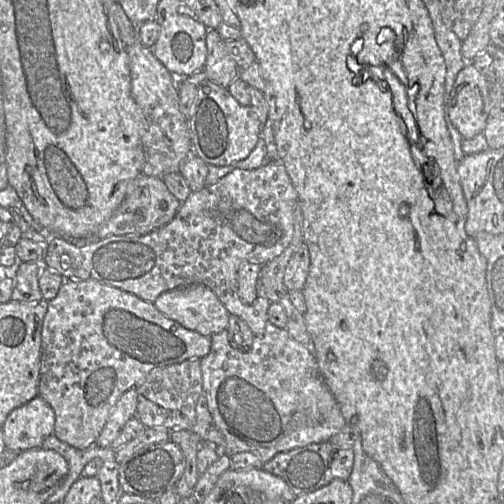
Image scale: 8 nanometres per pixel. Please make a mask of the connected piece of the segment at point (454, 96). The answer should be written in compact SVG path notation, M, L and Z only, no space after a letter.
M472 63L458 73L450 98L449 116L462 138L484 133L490 112L488 82Z

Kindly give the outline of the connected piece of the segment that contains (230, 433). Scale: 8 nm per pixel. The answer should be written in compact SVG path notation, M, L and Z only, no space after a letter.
M268 321L264 334L254 336L249 350L234 349L228 340L228 330L210 338L210 352L201 358L200 363L208 408L225 437L225 446L220 449L220 455L231 457L239 452L249 452L266 463L278 453L329 441L345 426L346 420L322 379L316 358L306 345L292 338L286 328L278 328Z

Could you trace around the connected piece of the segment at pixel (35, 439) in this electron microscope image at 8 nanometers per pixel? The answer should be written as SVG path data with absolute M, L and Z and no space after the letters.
M40 396L12 410L1 429L6 449L25 451L42 447L43 442L54 433L55 413L52 407Z

